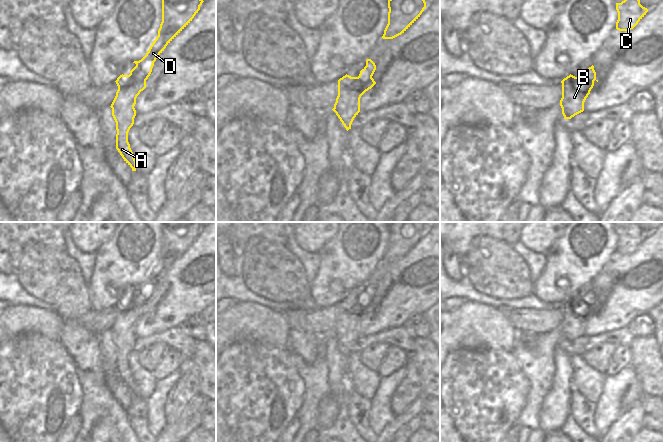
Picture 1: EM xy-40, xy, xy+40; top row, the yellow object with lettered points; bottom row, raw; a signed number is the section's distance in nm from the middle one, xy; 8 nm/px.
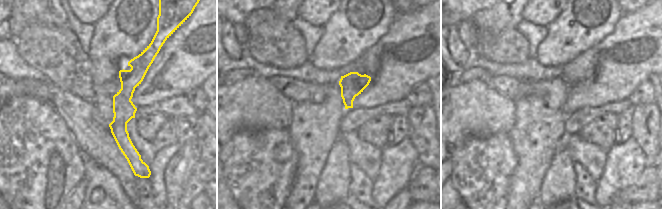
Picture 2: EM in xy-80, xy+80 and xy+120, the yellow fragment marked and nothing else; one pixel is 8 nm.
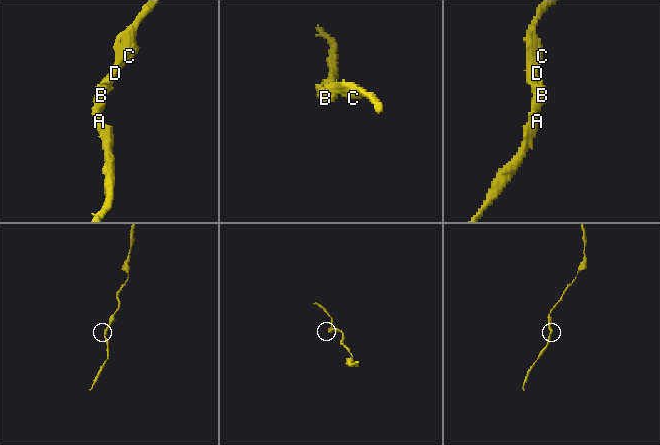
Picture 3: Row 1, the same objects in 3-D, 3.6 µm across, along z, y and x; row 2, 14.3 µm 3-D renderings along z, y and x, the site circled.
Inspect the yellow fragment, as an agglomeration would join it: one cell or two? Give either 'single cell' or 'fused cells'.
single cell

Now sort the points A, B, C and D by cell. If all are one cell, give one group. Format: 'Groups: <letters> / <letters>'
Groups: A B C D

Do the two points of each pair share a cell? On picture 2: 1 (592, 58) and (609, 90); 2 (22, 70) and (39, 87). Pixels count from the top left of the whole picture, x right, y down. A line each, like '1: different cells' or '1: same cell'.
1: same cell
2: different cells

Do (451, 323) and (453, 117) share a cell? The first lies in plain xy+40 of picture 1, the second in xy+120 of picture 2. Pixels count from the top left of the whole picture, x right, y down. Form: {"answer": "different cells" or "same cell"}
{"answer": "same cell"}

